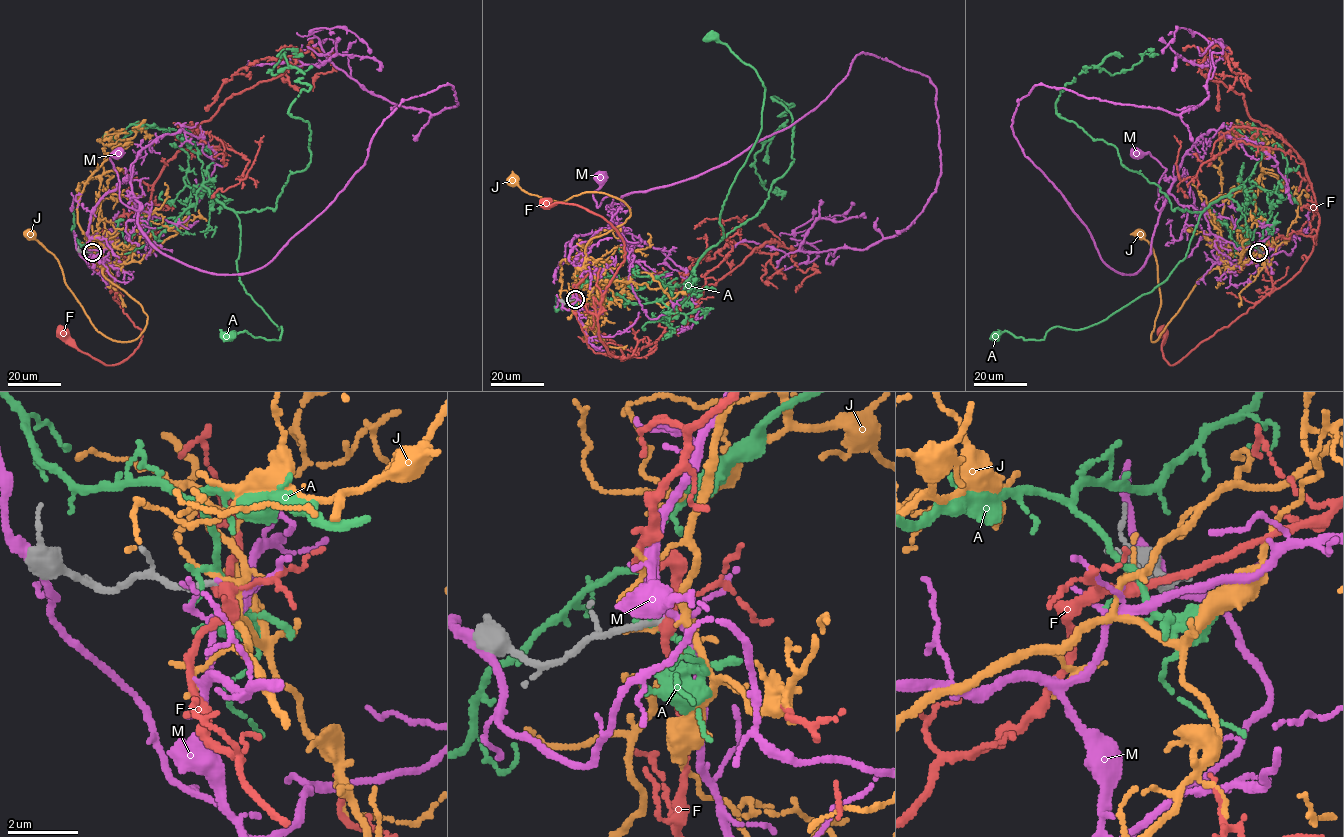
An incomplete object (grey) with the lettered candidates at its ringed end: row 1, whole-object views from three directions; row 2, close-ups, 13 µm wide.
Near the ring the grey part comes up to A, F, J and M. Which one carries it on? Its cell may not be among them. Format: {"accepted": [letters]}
{"accepted": []}

